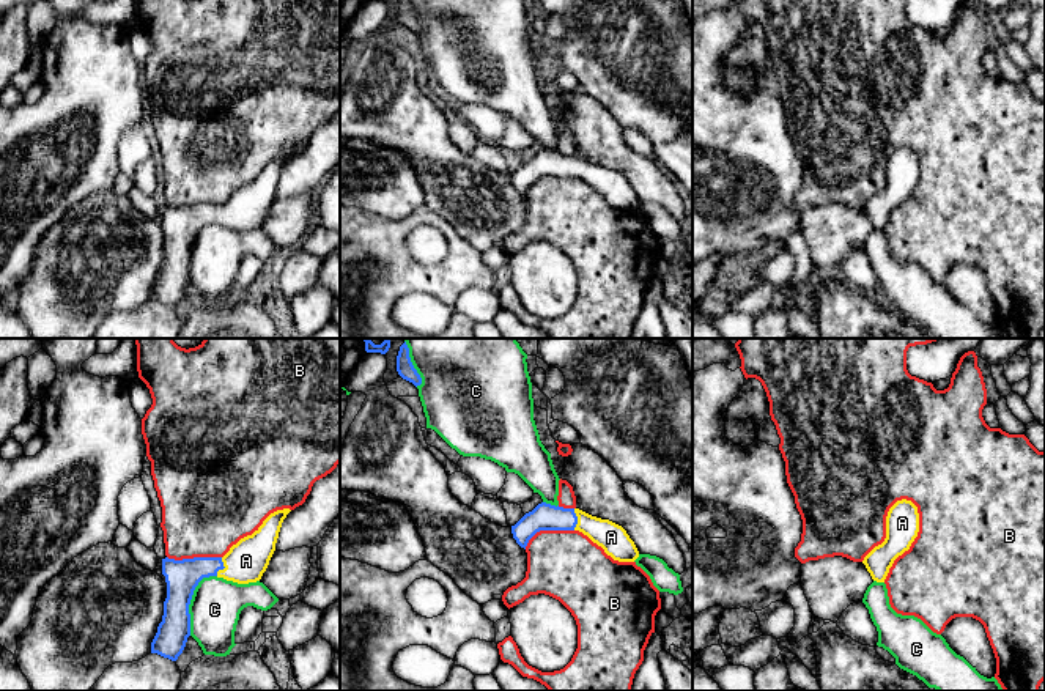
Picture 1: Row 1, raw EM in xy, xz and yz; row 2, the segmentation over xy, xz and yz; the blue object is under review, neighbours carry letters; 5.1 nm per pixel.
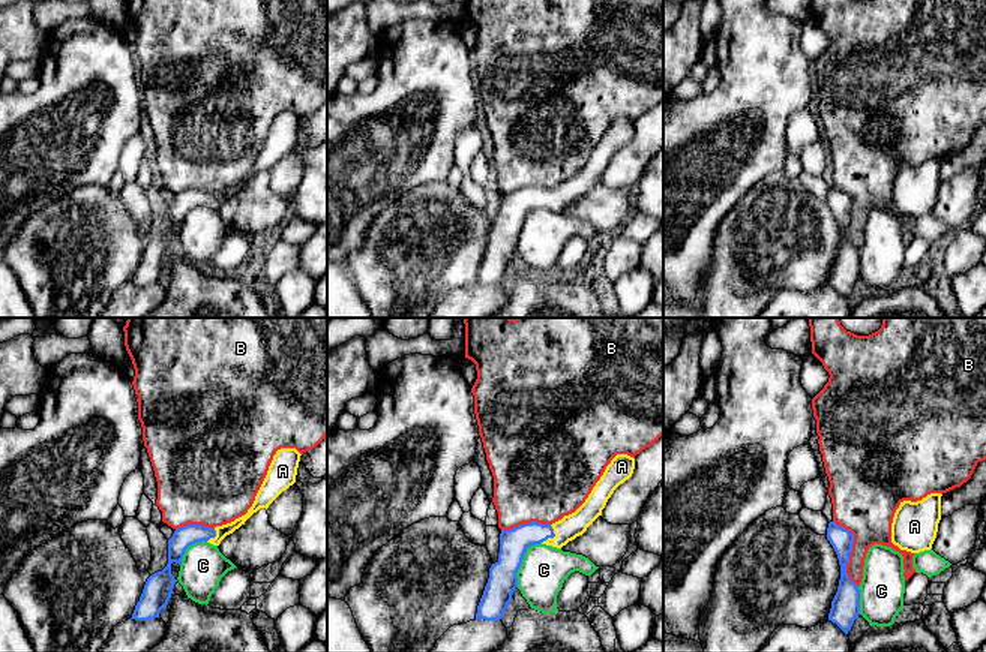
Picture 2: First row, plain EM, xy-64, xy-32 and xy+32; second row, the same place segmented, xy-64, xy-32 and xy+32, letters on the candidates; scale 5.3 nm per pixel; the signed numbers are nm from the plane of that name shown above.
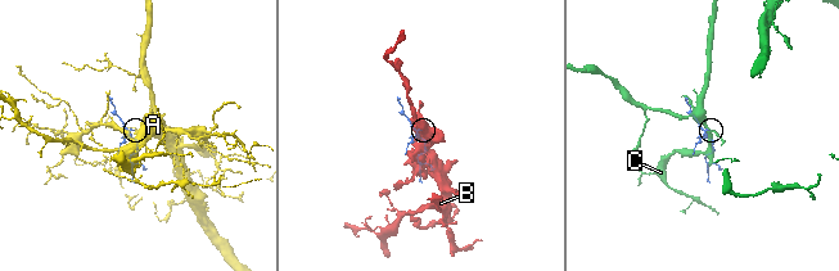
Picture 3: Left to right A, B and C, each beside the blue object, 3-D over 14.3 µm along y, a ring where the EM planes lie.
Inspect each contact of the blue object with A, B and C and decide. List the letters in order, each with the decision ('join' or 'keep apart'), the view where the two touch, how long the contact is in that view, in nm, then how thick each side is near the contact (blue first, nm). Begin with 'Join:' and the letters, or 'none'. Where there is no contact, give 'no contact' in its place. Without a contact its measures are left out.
Join: A
A: join | xy | 100 nm | 170/200 nm
B: keep apart | xy | 280 nm | 170/440 nm
C: keep apart | xy | 340 nm | 170/260 nm

